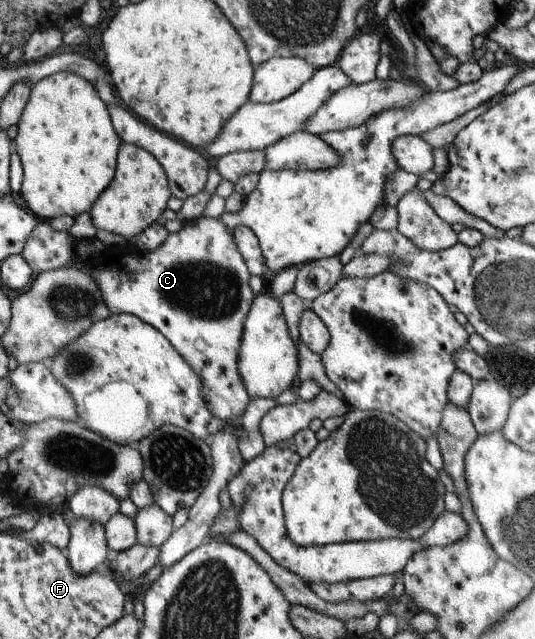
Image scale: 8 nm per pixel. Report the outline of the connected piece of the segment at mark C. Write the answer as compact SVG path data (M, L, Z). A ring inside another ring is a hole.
M199 217L182 222L180 230L169 235L149 253L138 249L122 250L103 249L94 252L82 260L75 251L78 239L72 238L67 231L54 230L49 221L38 220L32 232L24 241L21 255L34 274L42 271L70 267L89 276L98 287L101 301L114 315L130 313L142 322L154 327L171 347L188 364L195 375L198 375L206 408L212 417L227 421L242 416L244 408L251 398L245 391L238 372L237 358L241 346L243 322L255 295L249 287L247 266L234 242L233 234L220 218Z

